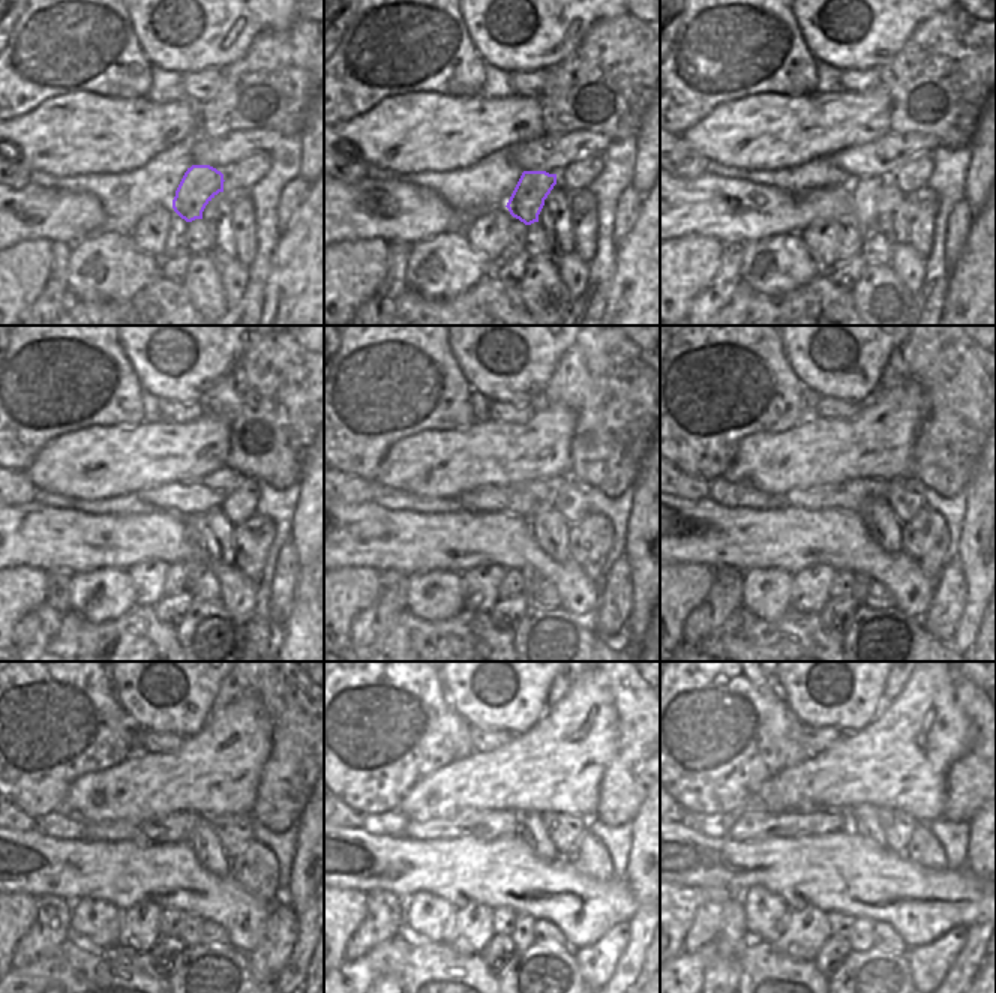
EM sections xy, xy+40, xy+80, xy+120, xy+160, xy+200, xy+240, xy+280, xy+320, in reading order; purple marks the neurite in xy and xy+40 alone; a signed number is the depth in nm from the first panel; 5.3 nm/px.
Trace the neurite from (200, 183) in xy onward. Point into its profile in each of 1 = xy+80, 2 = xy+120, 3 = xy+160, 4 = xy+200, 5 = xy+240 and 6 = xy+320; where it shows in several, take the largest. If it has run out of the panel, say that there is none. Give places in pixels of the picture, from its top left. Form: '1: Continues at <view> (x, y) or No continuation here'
1: Continues at xy+80 (866, 189)
2: Continues at xy+120 (192, 570)
3: Continues at xy+160 (531, 578)
4: Continues at xy+200 (863, 582)
5: Continues at xy+240 (189, 933)
6: Continues at xy+320 (861, 938)

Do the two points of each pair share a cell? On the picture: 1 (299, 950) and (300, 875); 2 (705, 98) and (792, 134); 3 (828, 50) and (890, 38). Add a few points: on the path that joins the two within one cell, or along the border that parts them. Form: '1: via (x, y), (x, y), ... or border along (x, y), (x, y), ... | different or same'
1: via (306, 932), (306, 893) | same
2: border along (755, 95), (735, 98), (714, 107), (693, 126) | different
3: via (843, 50), (851, 50), (867, 38), (875, 38) | same

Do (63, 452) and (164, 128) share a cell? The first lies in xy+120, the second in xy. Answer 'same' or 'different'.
same

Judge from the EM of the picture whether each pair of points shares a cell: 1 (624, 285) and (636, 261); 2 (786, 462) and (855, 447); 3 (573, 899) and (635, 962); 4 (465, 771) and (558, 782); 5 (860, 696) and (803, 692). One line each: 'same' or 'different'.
1: same
2: same
3: different
4: same
5: same

